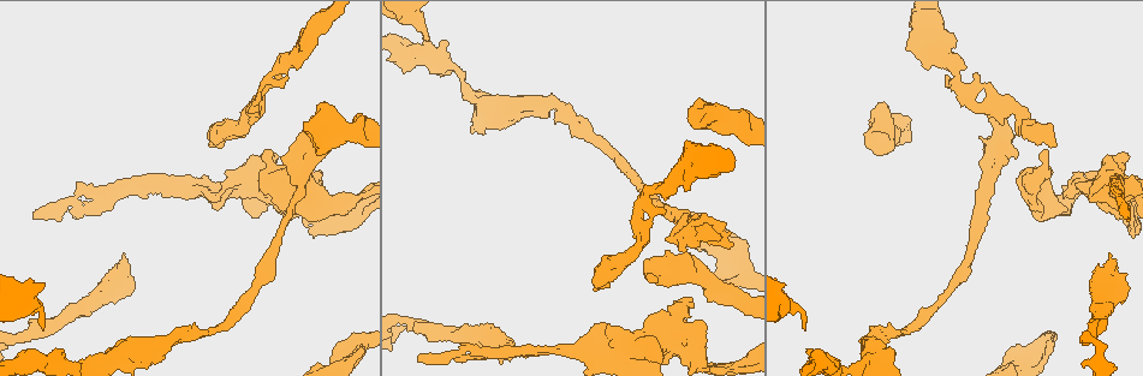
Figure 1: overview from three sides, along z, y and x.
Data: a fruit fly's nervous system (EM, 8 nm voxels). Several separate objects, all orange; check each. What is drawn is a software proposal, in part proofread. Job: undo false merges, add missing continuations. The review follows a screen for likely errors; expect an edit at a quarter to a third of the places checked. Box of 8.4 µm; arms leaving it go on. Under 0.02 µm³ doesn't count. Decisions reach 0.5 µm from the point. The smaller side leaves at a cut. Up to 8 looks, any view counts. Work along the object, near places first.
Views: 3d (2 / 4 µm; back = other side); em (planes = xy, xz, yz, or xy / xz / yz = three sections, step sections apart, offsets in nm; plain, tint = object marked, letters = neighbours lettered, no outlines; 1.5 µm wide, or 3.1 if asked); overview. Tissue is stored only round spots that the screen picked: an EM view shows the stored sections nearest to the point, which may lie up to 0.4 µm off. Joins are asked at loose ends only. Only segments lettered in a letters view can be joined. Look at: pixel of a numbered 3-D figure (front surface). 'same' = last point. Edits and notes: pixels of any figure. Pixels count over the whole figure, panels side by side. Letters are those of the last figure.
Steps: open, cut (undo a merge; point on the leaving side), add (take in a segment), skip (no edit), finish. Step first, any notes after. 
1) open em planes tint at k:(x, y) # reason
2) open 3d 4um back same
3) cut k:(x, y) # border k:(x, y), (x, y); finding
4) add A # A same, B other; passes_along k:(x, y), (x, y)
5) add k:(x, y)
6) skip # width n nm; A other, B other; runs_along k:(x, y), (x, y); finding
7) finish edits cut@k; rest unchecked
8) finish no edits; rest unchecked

open em planes plain at 1:(805, 326) # long arm stops here

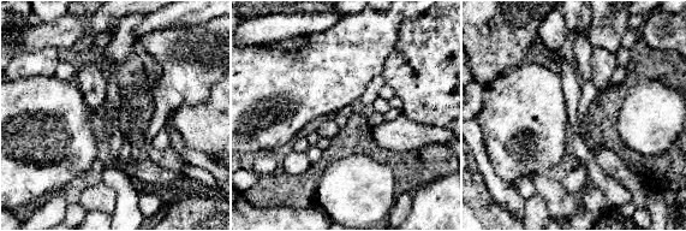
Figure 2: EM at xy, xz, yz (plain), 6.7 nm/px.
open em planes tint same # with the object marked

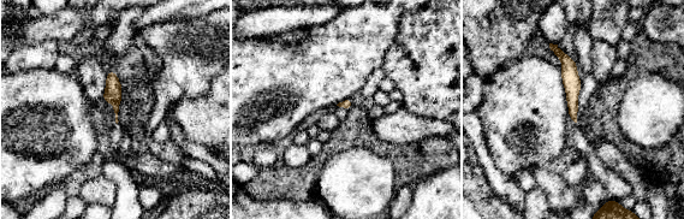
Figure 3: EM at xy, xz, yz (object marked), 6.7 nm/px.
open em planes letters same

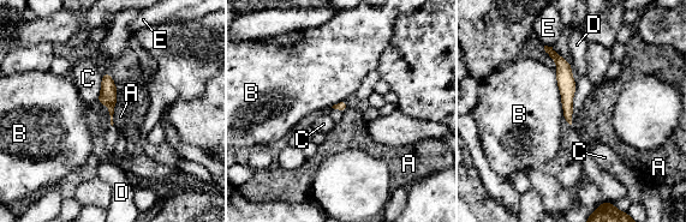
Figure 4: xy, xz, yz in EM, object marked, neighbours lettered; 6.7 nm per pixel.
skip # A other, B other, C other, D other, E other; runs_along 4:(548, 49), (564, 67), (568, 118); none of them fits

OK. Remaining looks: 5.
open em yz step 8 tint at 1:(1108, 256) # free end

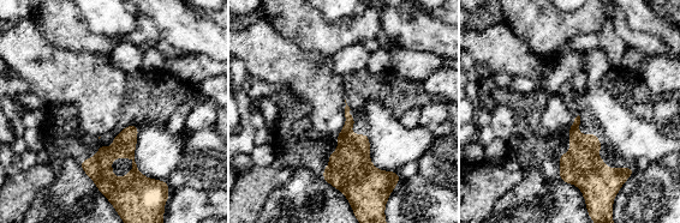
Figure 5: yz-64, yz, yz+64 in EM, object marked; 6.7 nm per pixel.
open em planes letters same # cut it another way

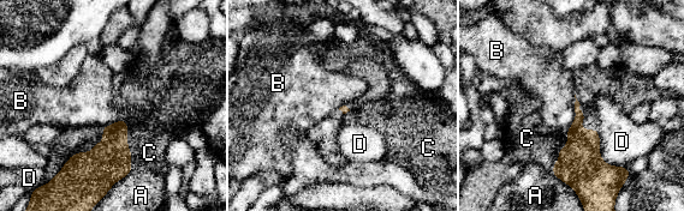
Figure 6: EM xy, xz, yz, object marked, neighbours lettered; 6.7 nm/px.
add 6:(149, 152) # A other, B other, C same, D other; passes_along 6:(113, 152), (130, 150), (149, 152); it goes on there

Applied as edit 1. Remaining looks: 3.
open overview

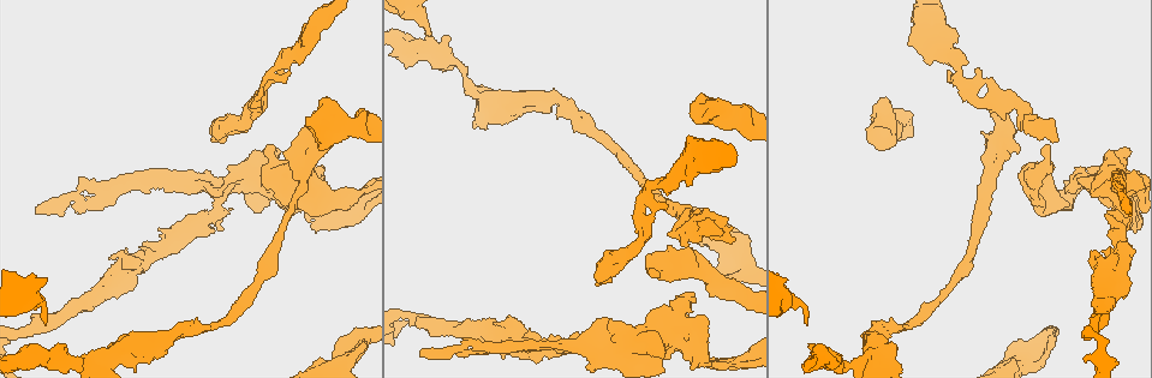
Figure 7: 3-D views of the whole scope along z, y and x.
open 3d 2um at 7:(1015, 102) # sharp bend

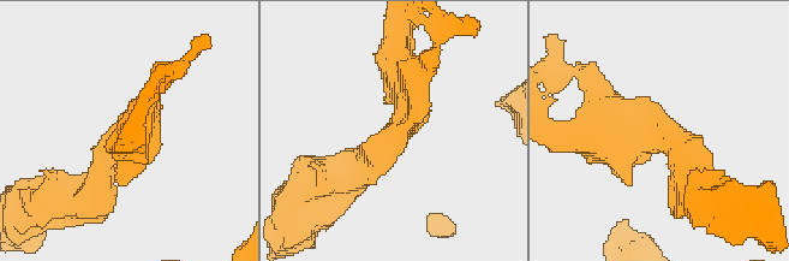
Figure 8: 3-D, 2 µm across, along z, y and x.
open em planes letters at 8:(659, 139)

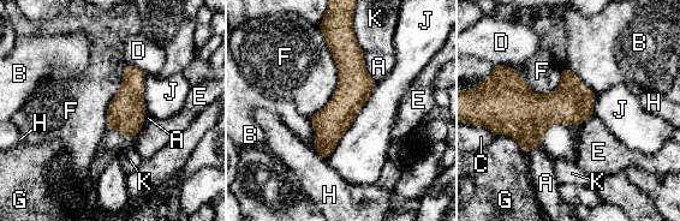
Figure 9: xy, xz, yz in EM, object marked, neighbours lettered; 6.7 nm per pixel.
skip # A other, B other, C other, D other, E other, F other, G other, H other, J other, K other; all the same neuron

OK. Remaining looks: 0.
finish edits add@6; rest unchecked

